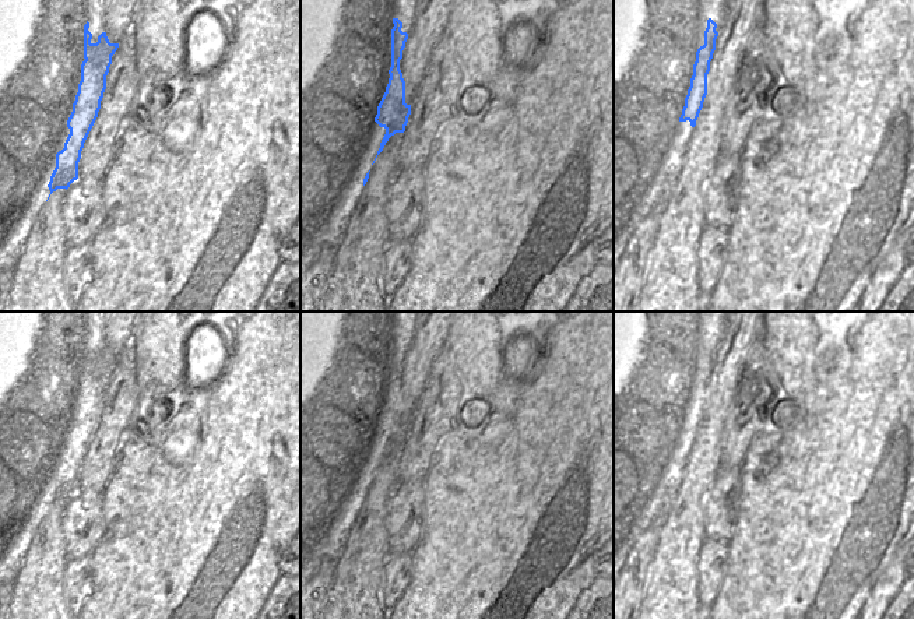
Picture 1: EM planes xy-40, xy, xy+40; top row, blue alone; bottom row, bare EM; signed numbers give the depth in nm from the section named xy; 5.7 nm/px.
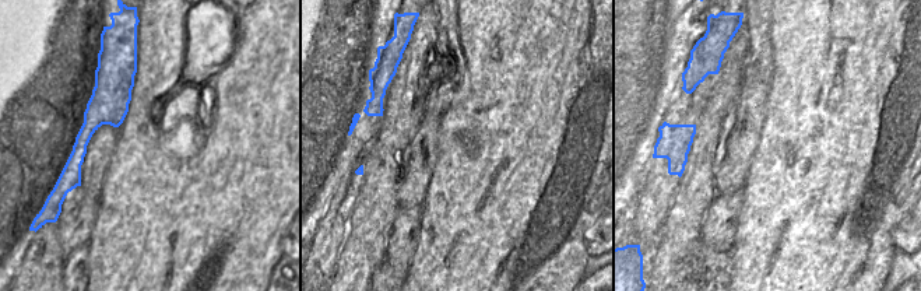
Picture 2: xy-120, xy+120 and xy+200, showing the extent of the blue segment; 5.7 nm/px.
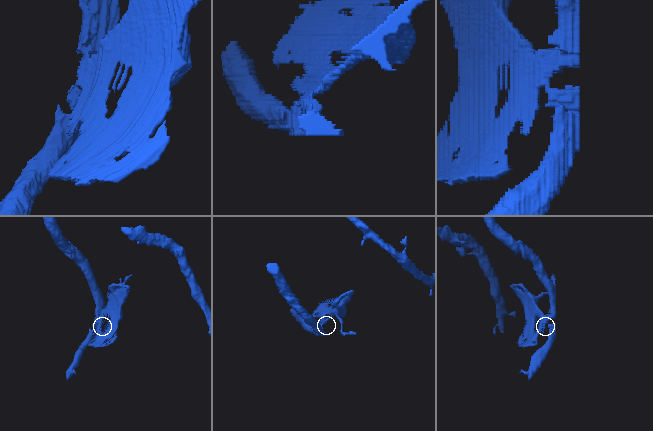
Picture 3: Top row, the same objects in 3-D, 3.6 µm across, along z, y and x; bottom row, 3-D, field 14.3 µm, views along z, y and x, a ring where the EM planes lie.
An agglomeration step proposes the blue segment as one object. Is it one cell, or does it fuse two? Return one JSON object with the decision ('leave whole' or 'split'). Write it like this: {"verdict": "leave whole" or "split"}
{"verdict": "split"}

